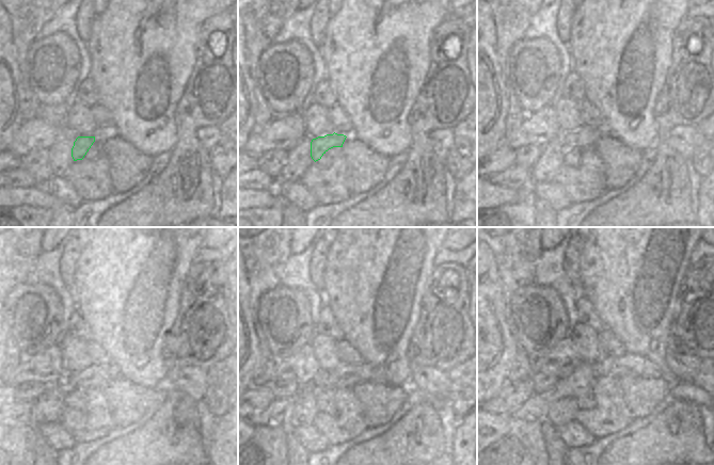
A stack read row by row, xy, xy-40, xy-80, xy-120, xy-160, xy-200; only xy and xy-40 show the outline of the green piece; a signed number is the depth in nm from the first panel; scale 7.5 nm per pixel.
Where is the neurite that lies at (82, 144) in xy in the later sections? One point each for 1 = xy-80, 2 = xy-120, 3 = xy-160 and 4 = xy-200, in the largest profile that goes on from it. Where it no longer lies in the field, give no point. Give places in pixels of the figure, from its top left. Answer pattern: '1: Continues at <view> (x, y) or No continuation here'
1: Continues at xy-80 (559, 144)
2: Continues at xy-120 (96, 380)
3: Continues at xy-160 (345, 375)
4: Continues at xy-200 (607, 370).

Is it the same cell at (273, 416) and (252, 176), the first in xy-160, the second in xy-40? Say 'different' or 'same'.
same

